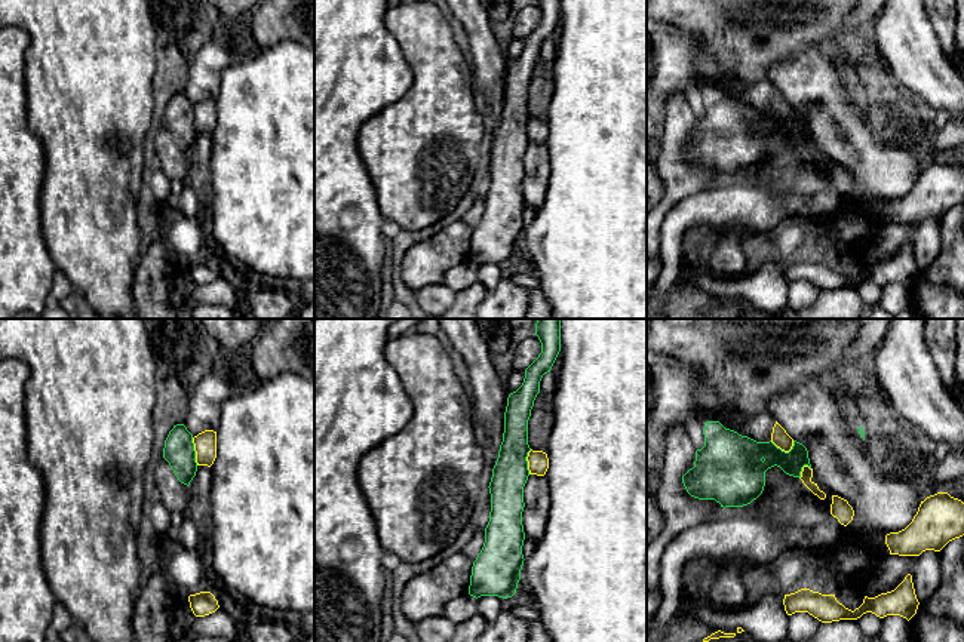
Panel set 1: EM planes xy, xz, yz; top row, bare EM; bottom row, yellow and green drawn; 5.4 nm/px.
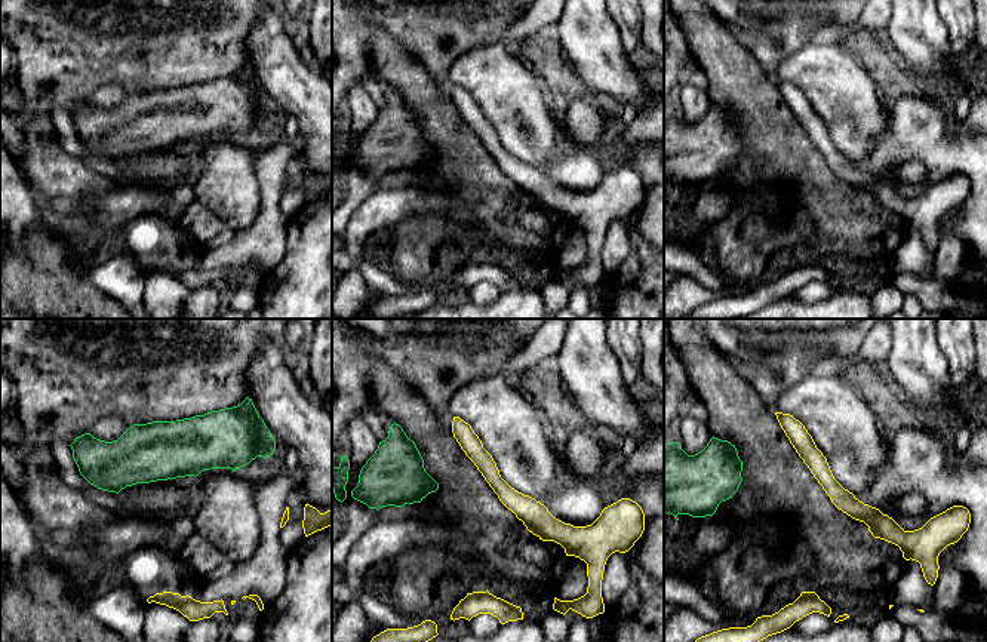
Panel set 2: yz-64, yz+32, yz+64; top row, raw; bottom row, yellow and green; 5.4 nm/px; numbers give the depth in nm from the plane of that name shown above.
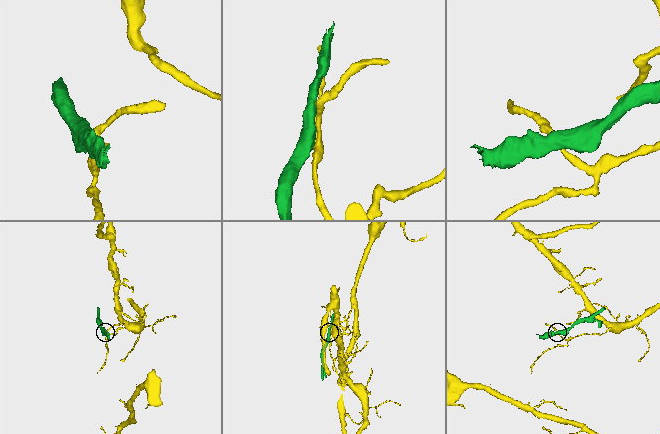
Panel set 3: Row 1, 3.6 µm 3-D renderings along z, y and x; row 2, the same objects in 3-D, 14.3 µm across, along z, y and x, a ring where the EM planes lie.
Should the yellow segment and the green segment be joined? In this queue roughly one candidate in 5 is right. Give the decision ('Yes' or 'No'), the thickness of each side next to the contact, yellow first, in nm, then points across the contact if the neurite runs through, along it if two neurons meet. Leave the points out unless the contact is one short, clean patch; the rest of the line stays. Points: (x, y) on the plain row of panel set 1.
No. Thickness 90 nm (yellow) against 280 nm. Boundary: yz (770, 108), (785, 119), (794, 113)

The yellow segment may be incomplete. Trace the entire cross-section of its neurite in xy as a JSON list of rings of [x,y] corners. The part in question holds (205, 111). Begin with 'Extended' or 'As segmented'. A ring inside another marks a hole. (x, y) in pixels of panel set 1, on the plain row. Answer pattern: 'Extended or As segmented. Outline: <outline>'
As segmented. Outline: [[[205,98],[193,105],[197,133],[211,135],[217,126],[217,99]]]

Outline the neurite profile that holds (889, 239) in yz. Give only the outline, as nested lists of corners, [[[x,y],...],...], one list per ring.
[[[925,218],[920,224],[888,222],[878,225],[874,236],[859,249],[868,265],[894,258],[911,242],[918,270],[925,270],[940,254],[939,219]]]

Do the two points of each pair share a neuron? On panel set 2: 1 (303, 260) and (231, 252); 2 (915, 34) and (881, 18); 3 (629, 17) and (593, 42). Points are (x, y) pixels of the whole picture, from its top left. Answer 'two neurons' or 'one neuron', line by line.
1: two neurons
2: two neurons
3: two neurons

